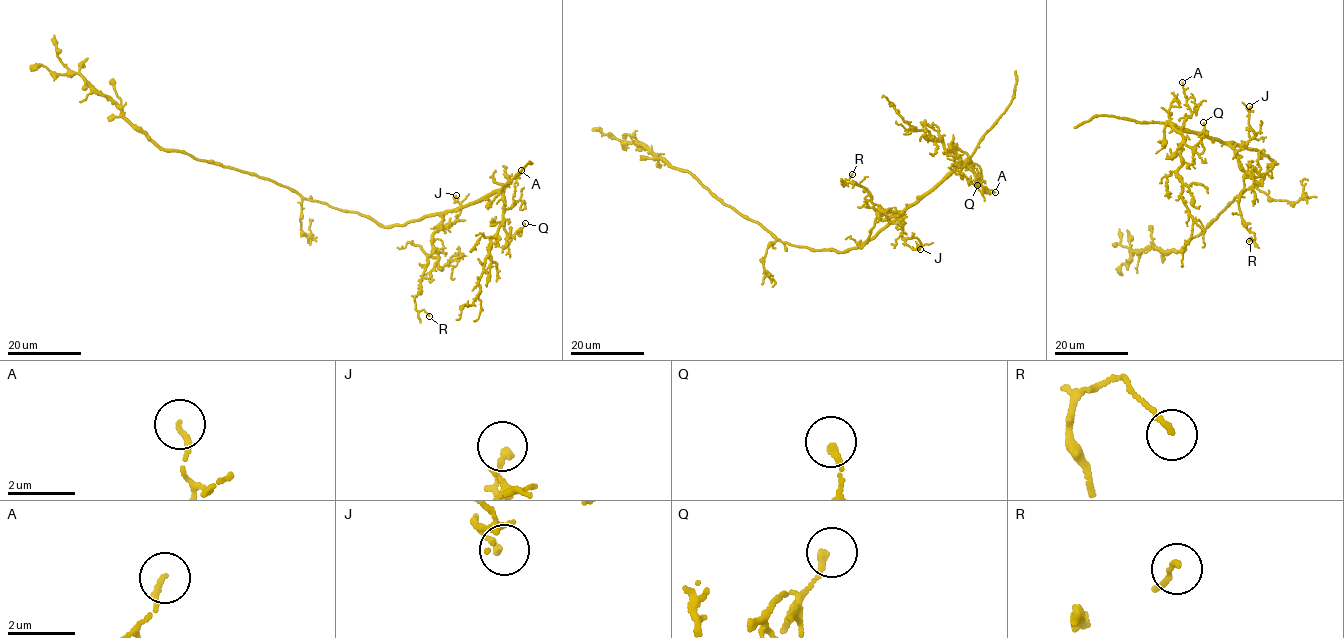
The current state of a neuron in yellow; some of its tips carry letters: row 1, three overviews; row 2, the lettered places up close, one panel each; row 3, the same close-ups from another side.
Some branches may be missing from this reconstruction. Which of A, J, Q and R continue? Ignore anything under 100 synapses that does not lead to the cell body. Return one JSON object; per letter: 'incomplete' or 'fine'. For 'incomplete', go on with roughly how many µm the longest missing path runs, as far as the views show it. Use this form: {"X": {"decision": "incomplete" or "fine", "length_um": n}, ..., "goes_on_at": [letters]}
{"A": {"decision": "fine"}, "J": {"decision": "fine"}, "Q": {"decision": "fine"}, "R": {"decision": "fine"}, "goes_on_at": []}

